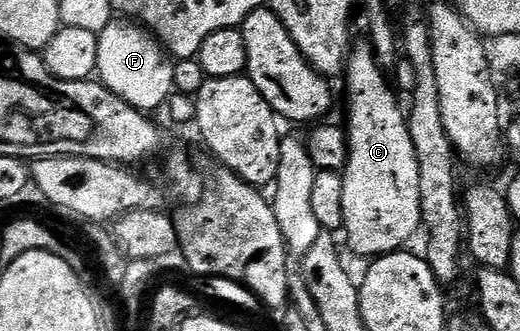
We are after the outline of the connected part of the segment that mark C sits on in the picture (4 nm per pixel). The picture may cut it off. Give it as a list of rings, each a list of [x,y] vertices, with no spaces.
[[[356,45],[352,49],[345,67],[347,78],[347,143],[349,156],[347,168],[342,171],[345,197],[341,200],[343,208],[343,230],[347,234],[347,242],[367,260],[374,260],[385,254],[402,251],[403,246],[421,230],[421,188],[417,180],[417,152],[413,148],[413,140],[409,136],[407,114],[399,107],[395,99],[396,91],[389,81],[388,75],[375,59],[375,52],[370,45]]]

